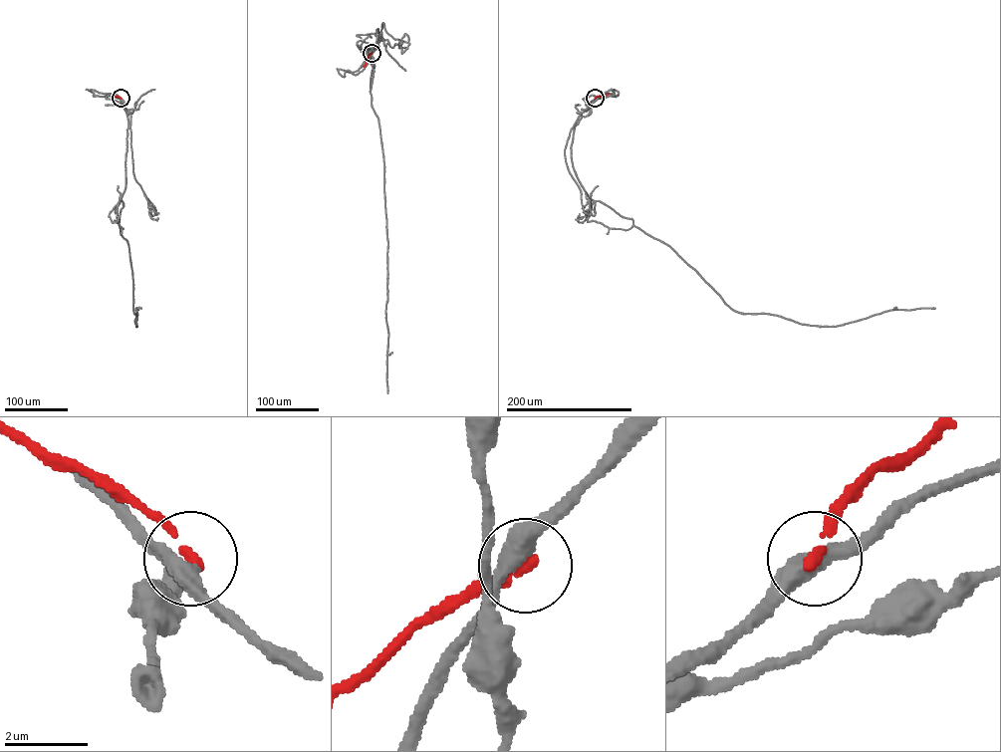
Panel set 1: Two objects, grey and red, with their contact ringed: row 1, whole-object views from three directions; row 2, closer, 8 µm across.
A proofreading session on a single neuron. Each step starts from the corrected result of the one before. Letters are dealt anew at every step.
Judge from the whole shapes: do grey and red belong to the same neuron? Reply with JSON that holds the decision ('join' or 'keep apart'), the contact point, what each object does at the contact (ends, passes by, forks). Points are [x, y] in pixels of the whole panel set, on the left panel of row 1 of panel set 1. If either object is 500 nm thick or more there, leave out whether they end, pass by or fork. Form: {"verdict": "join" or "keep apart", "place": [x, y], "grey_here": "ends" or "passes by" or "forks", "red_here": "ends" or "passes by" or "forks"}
{"verdict": "keep apart", "place": [121, 98], "grey_here": "passes by", "red_here": "ends"}

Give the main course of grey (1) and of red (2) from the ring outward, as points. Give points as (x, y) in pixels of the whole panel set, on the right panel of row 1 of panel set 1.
1: (595, 98), (575, 126), (571, 147), (584, 189), (668, 245), (732, 309), (836, 326), (894, 309), (935, 308)
2: (595, 98), (608, 94)

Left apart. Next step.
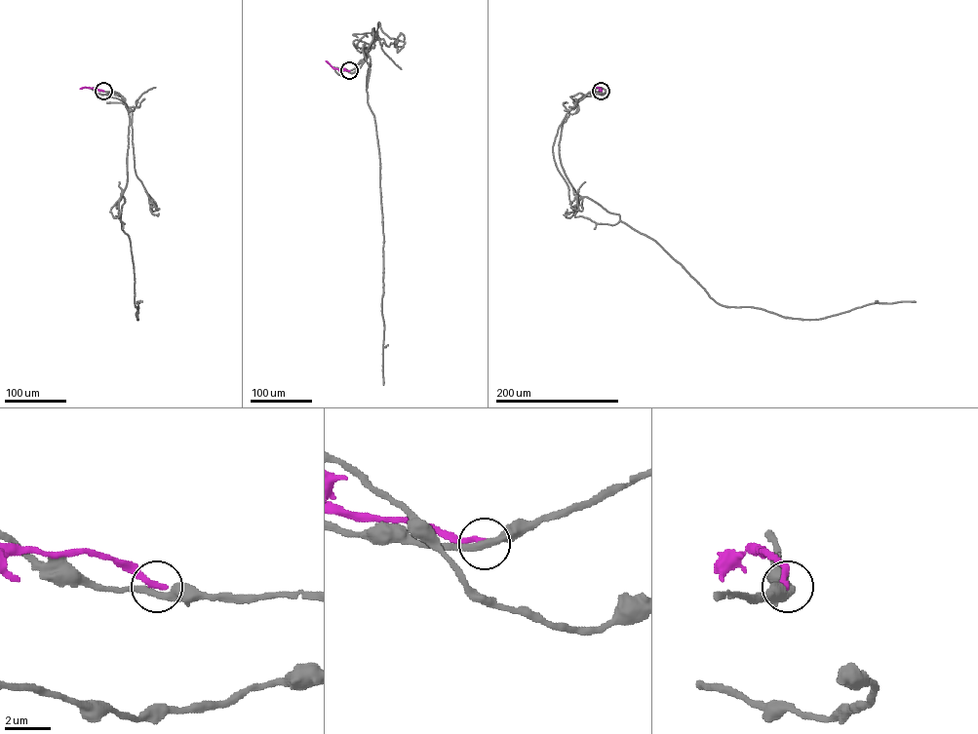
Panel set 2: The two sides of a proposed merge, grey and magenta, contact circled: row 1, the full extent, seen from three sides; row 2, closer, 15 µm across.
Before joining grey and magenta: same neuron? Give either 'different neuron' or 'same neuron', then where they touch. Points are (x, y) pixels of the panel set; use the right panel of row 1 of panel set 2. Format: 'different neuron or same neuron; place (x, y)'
different neuron; place (601, 91)

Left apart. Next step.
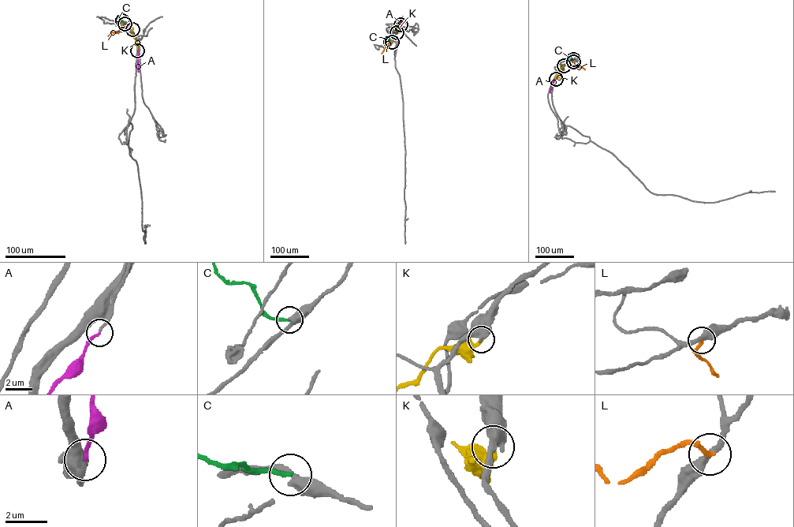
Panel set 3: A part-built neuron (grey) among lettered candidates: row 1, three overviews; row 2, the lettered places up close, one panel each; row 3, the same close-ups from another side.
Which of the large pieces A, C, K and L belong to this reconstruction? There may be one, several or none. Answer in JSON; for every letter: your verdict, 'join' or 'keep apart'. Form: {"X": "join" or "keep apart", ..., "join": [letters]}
{"A": "join", "C": "keep apart", "K": "keep apart", "L": "keep apart", "join": ["A"]}

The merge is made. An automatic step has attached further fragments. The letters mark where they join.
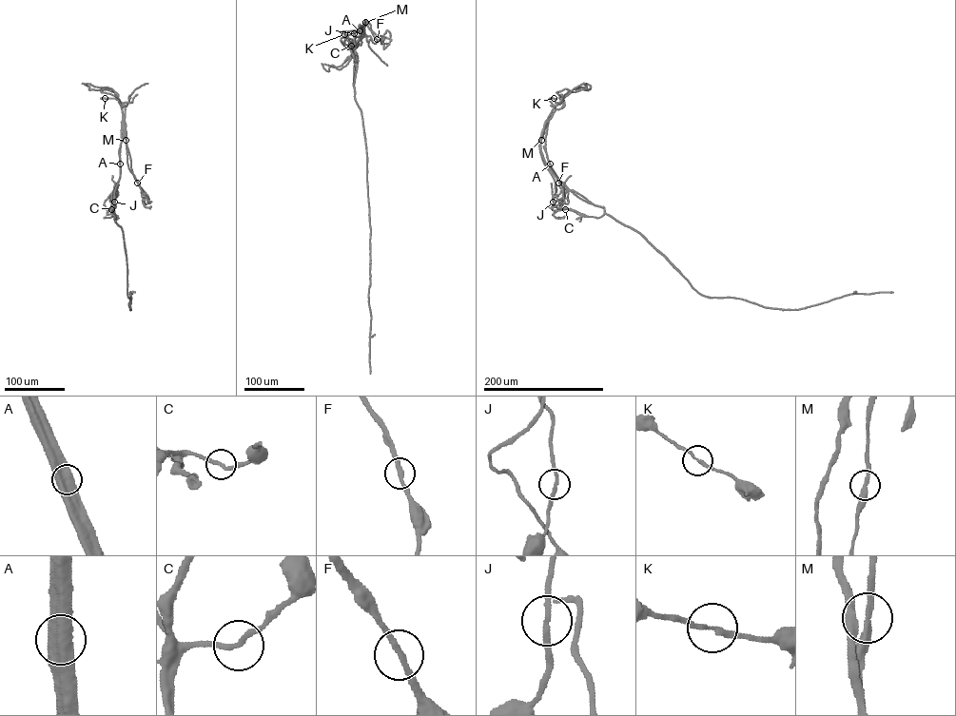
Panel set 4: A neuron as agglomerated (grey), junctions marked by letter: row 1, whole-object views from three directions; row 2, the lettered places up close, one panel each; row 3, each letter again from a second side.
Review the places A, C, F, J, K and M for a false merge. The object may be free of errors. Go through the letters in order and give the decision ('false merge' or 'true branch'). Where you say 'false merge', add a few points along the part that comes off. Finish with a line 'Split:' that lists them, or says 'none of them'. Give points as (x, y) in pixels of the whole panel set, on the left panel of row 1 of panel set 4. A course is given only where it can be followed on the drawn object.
A: false merge; course (120, 164), (113, 212), (123, 232), (127, 273)
C: true branch
F: true branch
J: true branch
K: true branch
M: true branch
Split: A

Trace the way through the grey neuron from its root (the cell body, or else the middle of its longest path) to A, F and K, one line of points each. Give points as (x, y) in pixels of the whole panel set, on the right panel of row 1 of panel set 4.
A: (590, 203), (570, 190), (550, 164)
F: (590, 203), (560, 181), (547, 157), (545, 139), (553, 105), (539, 147), (557, 201), (564, 203), (559, 183)
K: (590, 203), (560, 181), (547, 157), (545, 136), (549, 118), (556, 109), (549, 98), (554, 98)

